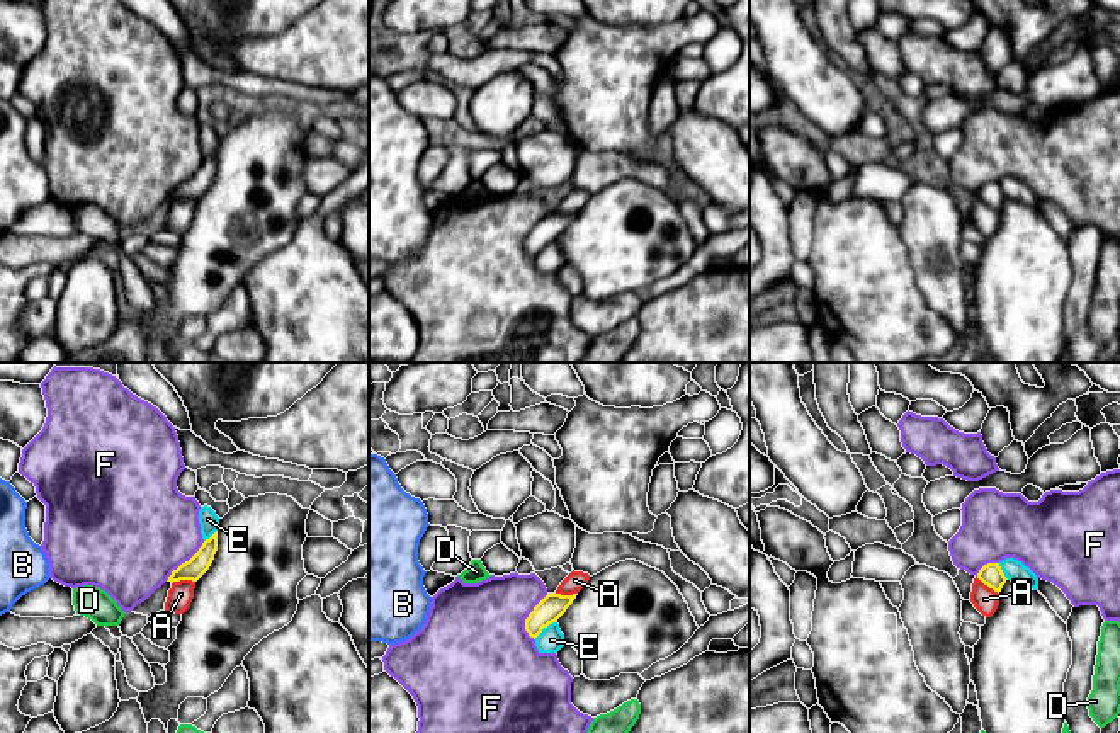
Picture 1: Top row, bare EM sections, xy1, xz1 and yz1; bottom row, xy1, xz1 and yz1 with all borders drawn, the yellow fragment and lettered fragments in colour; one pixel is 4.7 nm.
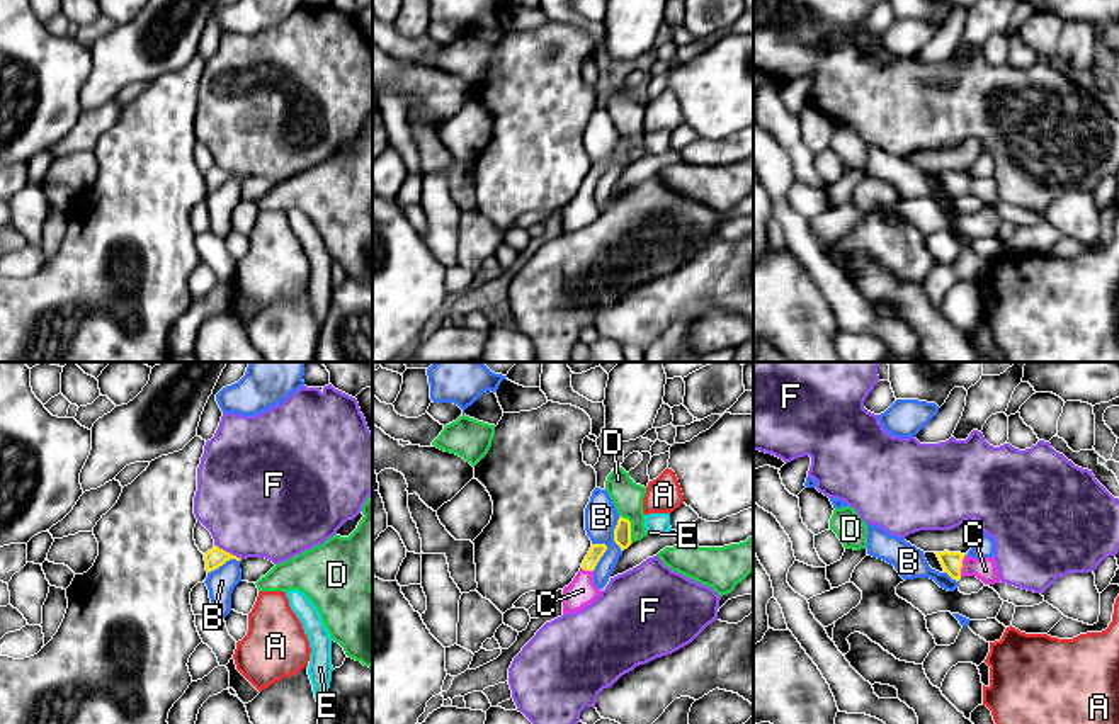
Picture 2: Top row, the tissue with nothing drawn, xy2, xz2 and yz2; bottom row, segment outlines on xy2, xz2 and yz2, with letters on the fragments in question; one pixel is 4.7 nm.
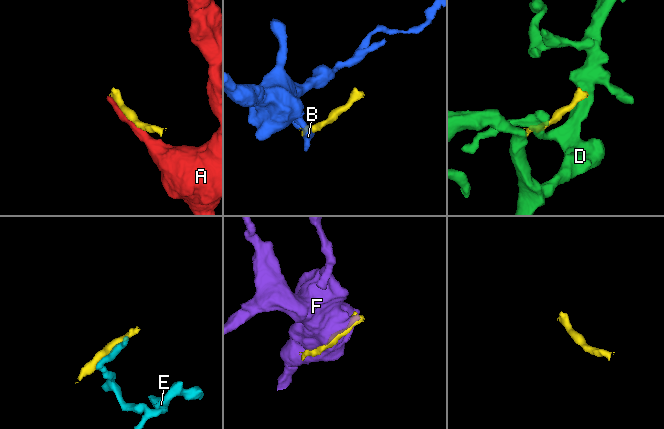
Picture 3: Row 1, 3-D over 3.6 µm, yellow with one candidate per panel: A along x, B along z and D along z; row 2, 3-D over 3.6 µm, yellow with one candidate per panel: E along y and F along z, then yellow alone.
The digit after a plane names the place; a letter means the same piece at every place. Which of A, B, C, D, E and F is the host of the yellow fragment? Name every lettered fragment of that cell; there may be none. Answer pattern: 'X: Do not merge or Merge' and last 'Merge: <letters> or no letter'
A: Do not merge
B: Do not merge
C: Merge
D: Do not merge
E: Do not merge
F: Do not merge
Merge: C

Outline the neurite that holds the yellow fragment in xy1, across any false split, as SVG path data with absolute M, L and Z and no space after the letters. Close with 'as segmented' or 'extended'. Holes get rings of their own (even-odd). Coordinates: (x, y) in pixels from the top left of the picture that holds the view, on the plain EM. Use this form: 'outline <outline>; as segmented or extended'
outline M218 150L202 162L199 170L177 189L172 190L167 201L192 199L197 201L211 185L218 170Z; as segmented

